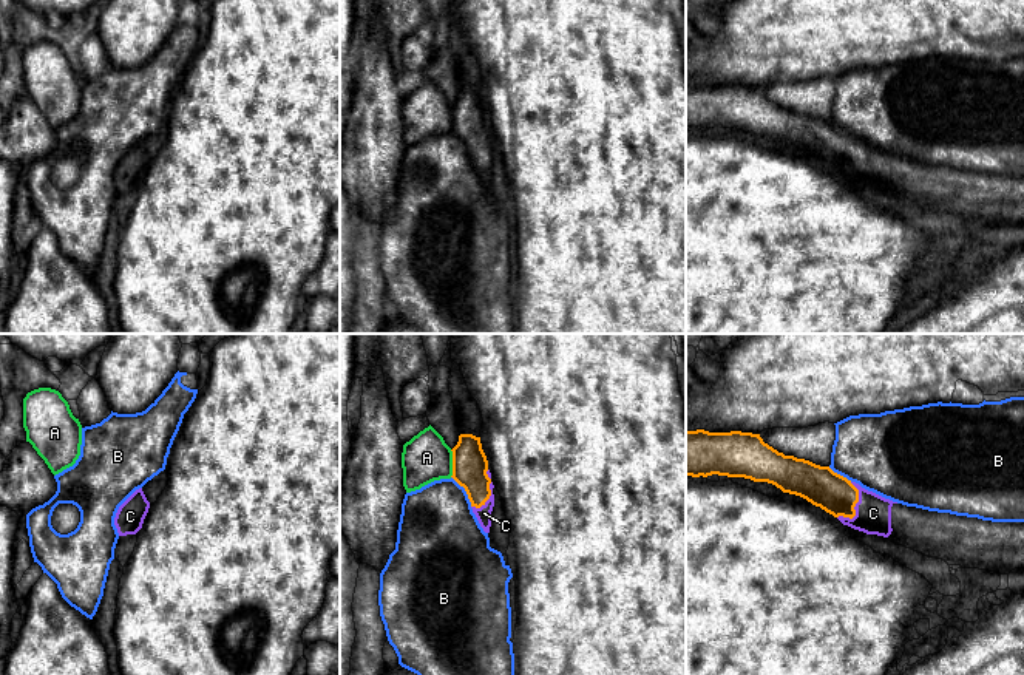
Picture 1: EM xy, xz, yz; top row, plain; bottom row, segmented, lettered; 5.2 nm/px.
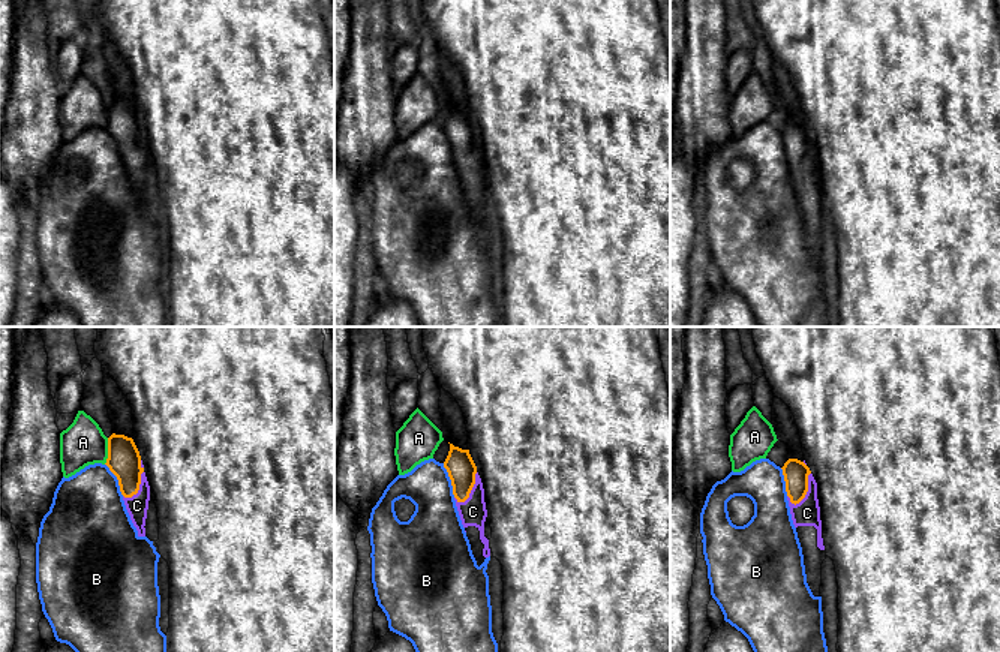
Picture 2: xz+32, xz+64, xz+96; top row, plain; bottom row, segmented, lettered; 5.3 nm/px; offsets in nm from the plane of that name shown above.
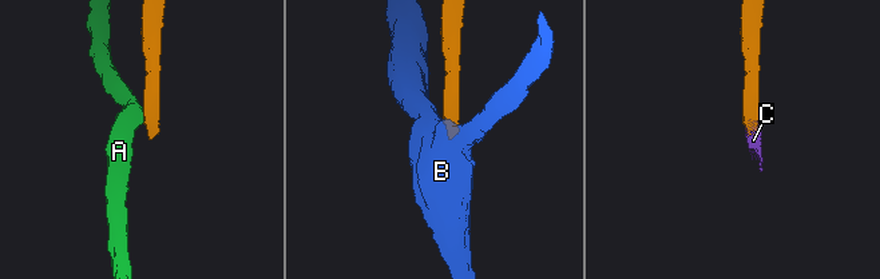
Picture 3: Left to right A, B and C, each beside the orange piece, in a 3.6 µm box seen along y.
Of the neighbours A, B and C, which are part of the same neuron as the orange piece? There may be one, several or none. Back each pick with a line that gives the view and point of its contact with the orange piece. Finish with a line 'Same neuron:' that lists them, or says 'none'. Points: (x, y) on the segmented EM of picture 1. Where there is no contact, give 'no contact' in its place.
C: contact yz (854, 505)
Same neuron: C

